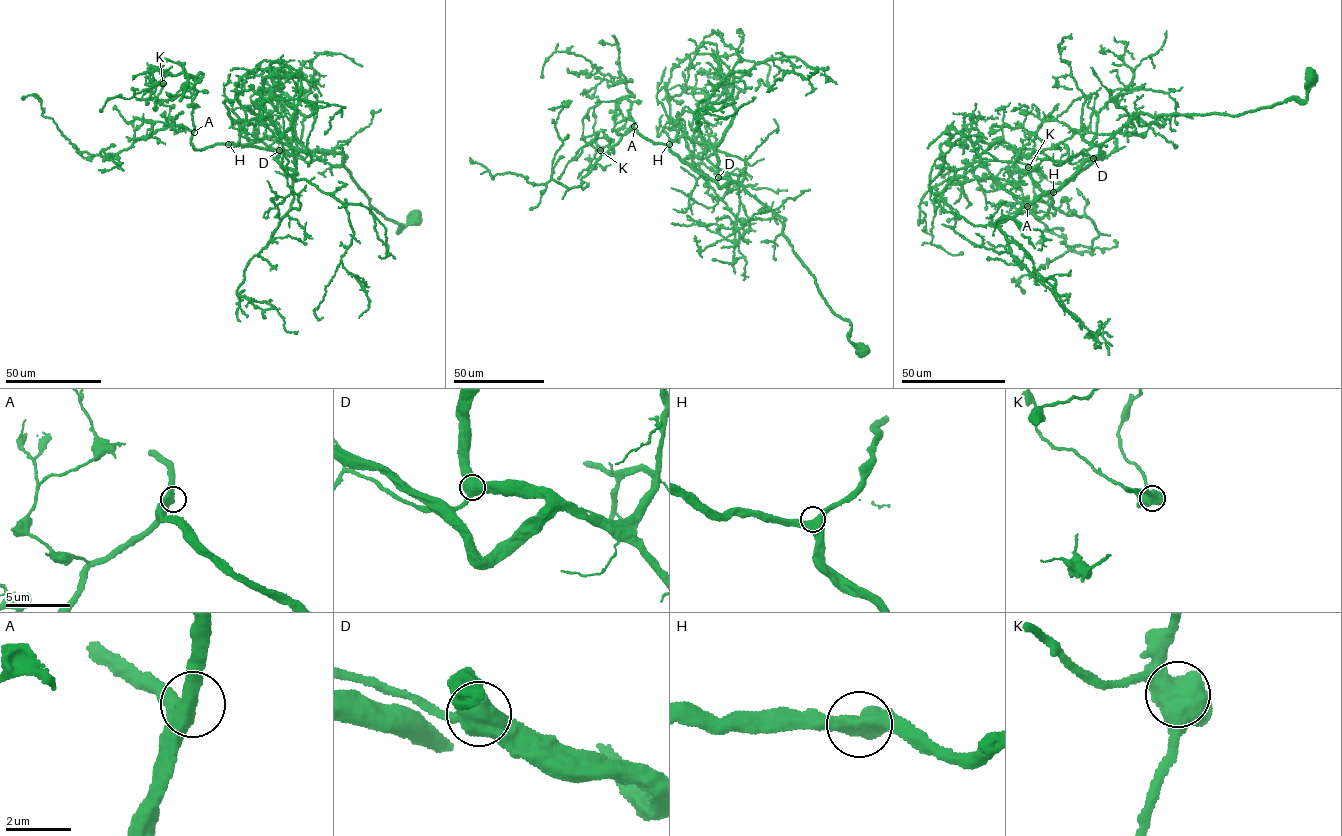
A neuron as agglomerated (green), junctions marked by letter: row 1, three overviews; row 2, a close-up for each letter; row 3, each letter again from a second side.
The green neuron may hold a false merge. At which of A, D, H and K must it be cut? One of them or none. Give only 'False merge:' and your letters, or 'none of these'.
False merge: none of these

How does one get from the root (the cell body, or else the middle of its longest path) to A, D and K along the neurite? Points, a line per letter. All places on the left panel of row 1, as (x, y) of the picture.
A: (414, 220), (398, 232), (403, 224), (371, 206), (342, 154), (286, 154), (231, 142), (196, 149), (194, 132)
D: (414, 220), (398, 232), (403, 224), (371, 206), (342, 164), (346, 156), (279, 150)
K: (414, 220), (398, 232), (341, 154), (195, 149), (192, 132), (166, 121), (163, 84)

